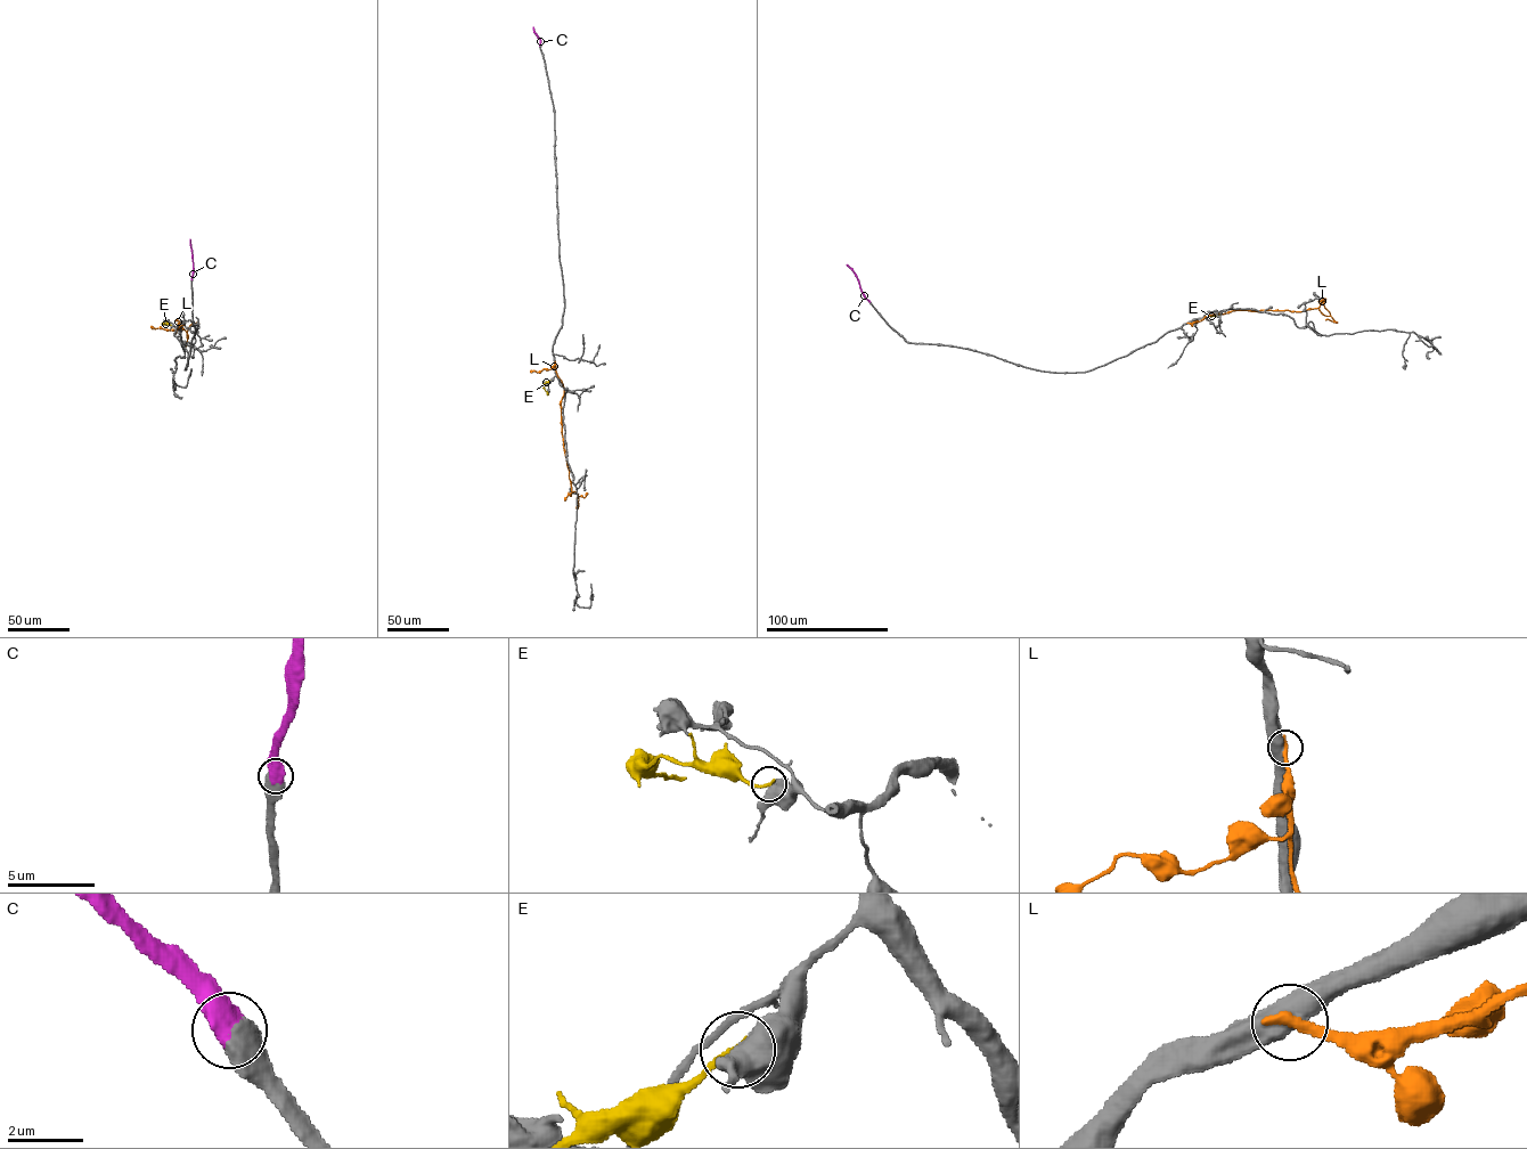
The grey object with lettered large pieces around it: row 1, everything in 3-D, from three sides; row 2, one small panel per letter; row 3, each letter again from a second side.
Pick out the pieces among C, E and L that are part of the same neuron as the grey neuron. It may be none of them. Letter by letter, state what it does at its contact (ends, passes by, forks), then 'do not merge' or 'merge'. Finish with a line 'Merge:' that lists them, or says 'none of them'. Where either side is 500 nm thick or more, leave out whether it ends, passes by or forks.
C: merge
E: do not merge
L: do not merge
Merge: C

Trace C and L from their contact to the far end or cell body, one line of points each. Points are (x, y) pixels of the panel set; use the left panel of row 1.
C: (192, 279), (189, 238)
L: (177, 329), (184, 324), (178, 325), (186, 331), (187, 339), (188, 327), (198, 325)

